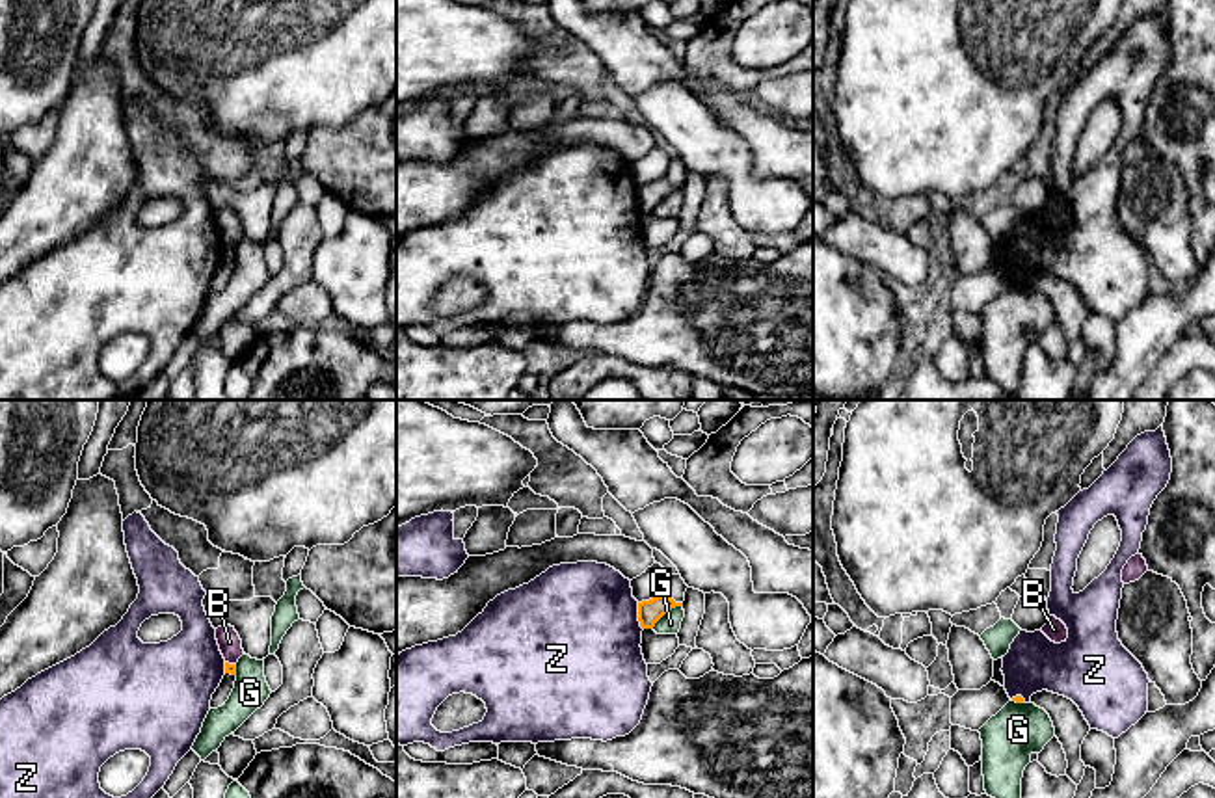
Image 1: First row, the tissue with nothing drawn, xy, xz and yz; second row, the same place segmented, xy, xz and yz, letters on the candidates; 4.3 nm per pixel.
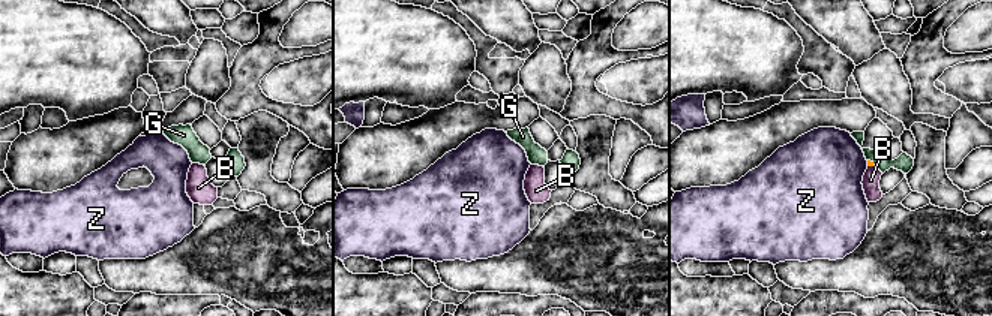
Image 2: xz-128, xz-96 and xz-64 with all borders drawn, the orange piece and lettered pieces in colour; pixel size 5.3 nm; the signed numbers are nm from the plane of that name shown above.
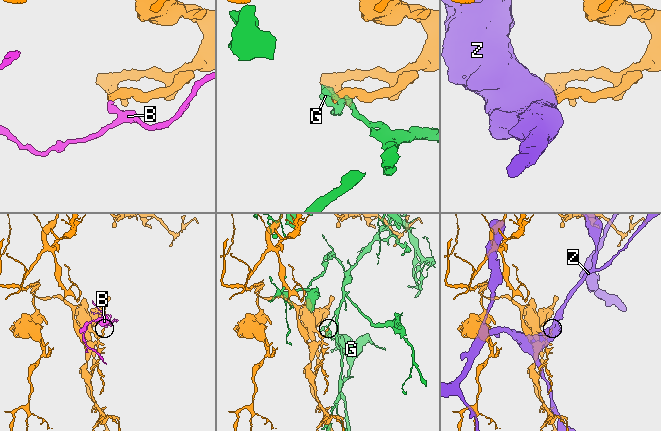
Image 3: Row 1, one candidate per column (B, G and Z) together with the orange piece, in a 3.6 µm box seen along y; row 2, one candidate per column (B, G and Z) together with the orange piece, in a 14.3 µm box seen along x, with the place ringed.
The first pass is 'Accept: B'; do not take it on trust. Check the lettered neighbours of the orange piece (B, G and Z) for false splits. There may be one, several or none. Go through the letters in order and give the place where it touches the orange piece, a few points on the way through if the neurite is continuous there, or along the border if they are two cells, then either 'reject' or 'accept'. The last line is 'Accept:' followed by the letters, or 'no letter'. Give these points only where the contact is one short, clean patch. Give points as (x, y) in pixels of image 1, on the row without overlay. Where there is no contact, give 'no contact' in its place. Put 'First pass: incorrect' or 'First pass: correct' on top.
First pass: incorrect
B: contact xy (231, 248); border xy (226, 244), (235, 248); reject
G: contact xz (667, 196); reject
Z: contact xz (639, 199); reject
Accept: no letter

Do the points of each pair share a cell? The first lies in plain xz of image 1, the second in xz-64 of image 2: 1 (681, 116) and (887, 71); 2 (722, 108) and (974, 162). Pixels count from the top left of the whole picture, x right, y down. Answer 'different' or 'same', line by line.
1: same
2: different

